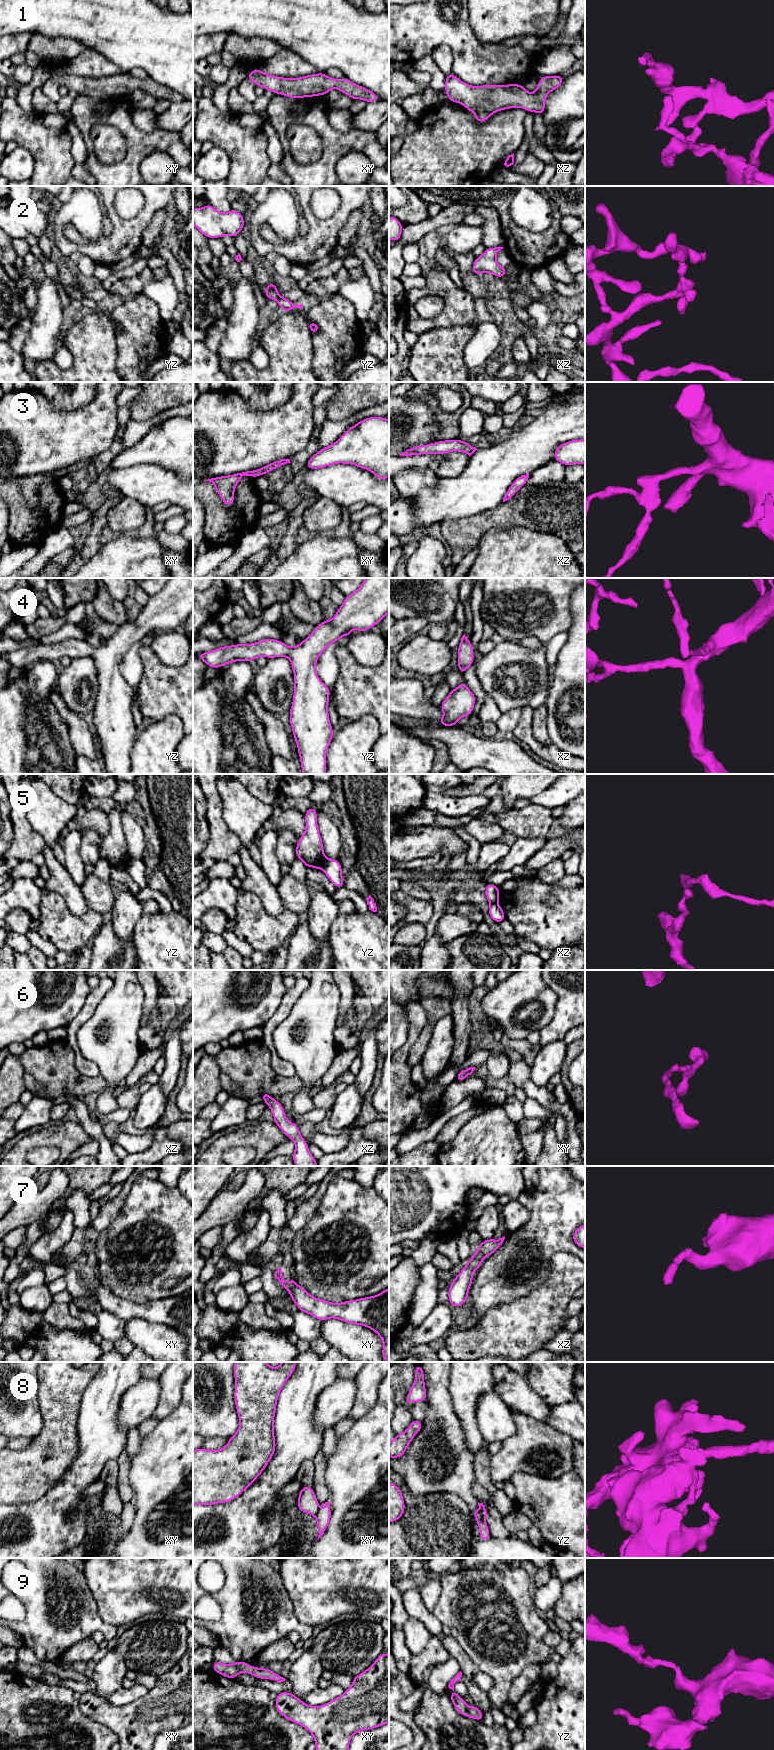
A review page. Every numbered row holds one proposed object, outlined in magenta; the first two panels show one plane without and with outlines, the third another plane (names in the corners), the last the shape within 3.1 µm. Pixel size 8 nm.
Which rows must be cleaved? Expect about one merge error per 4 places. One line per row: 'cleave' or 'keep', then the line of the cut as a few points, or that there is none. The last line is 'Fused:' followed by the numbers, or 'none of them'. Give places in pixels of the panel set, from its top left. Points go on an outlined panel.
1: keep; no cut
2: keep; no cut
3: keep; no cut
4: cleave; cut in yz along (273, 639), (269, 643), (268, 657)
5: cleave; cut in yz along (326, 858), (320, 868)
6: keep; no cut
7: keep; no cut
8: cleave; cut in yz along (479, 1509), (484, 1517)
9: keep; no cut
Fused: 4, 5, 8

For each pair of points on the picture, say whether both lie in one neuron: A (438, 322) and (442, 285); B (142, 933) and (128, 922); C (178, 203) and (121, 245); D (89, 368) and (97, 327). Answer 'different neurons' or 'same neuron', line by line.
A: same neuron
B: different neurons
C: different neurons
D: same neuron

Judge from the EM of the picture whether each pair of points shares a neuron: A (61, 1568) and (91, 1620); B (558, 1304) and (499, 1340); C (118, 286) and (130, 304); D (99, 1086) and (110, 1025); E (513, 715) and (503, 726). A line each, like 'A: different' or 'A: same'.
A: same
B: same
C: different
D: different
E: same

